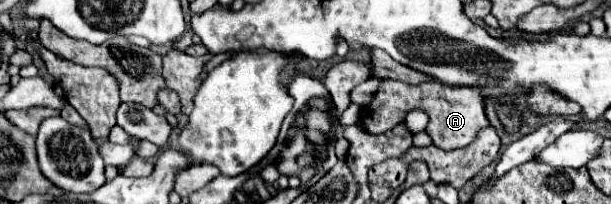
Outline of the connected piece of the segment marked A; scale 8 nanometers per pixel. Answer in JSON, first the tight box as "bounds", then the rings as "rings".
{"bounds":[362,81,488,151],"rings":[[[382,81],[378,93],[374,95],[372,103],[362,109],[362,123],[364,129],[370,129],[370,133],[384,133],[398,123],[404,121],[404,117],[412,109],[422,109],[428,113],[430,121],[426,127],[426,133],[432,137],[434,145],[452,151],[466,147],[470,141],[476,139],[476,133],[482,127],[488,127],[488,119],[484,115],[484,101],[474,87],[452,87],[452,85],[442,85],[438,81],[430,81],[424,85],[404,85],[396,81]]]}

